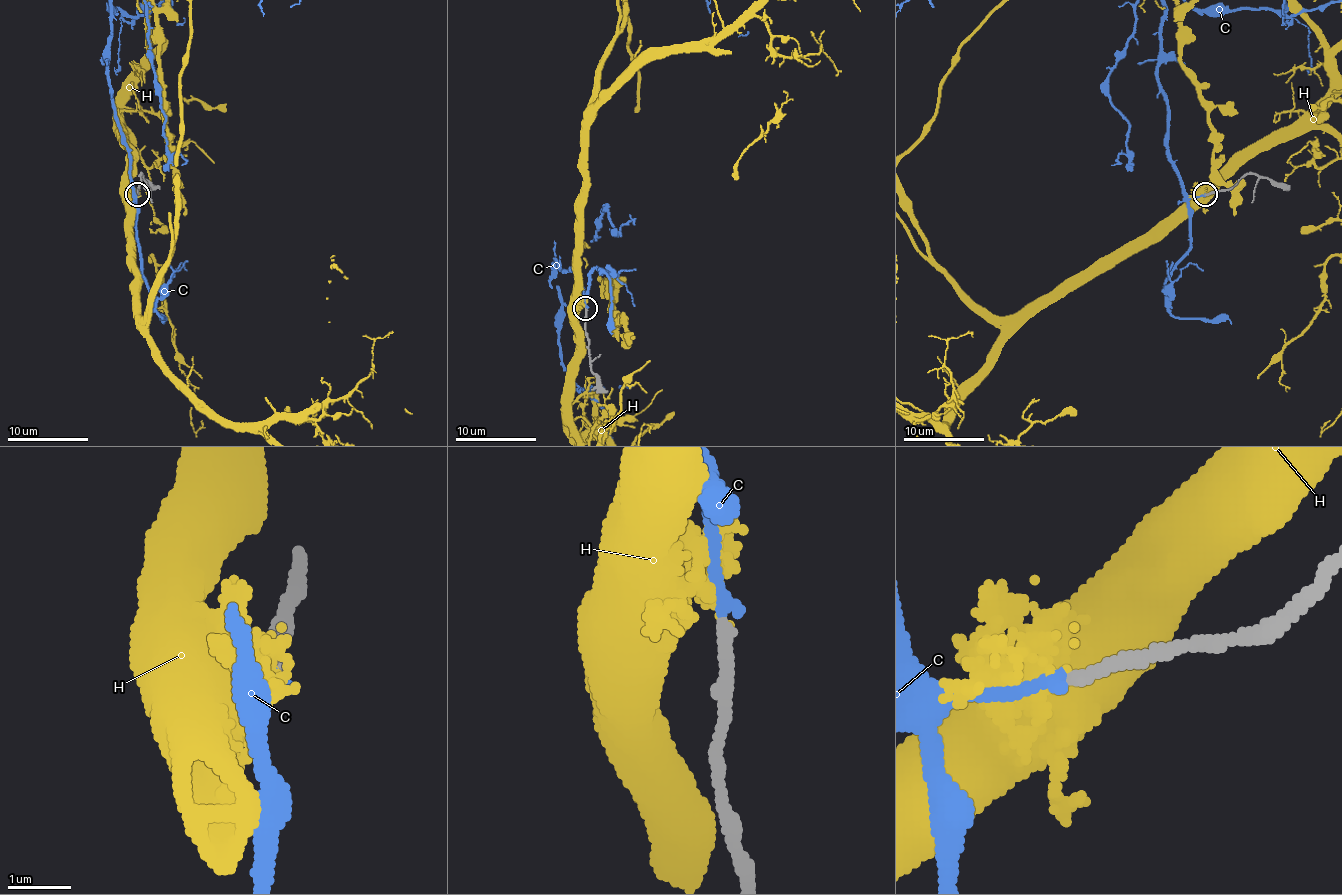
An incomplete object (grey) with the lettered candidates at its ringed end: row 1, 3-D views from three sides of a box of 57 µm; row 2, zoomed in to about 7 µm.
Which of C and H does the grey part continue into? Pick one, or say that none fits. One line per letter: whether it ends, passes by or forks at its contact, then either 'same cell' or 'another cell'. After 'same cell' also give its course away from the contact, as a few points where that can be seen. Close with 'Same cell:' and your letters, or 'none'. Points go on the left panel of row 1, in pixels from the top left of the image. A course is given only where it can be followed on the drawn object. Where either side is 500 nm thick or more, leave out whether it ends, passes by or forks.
C: it ends; same cell
H: it ends; another cell
Same cell: C

